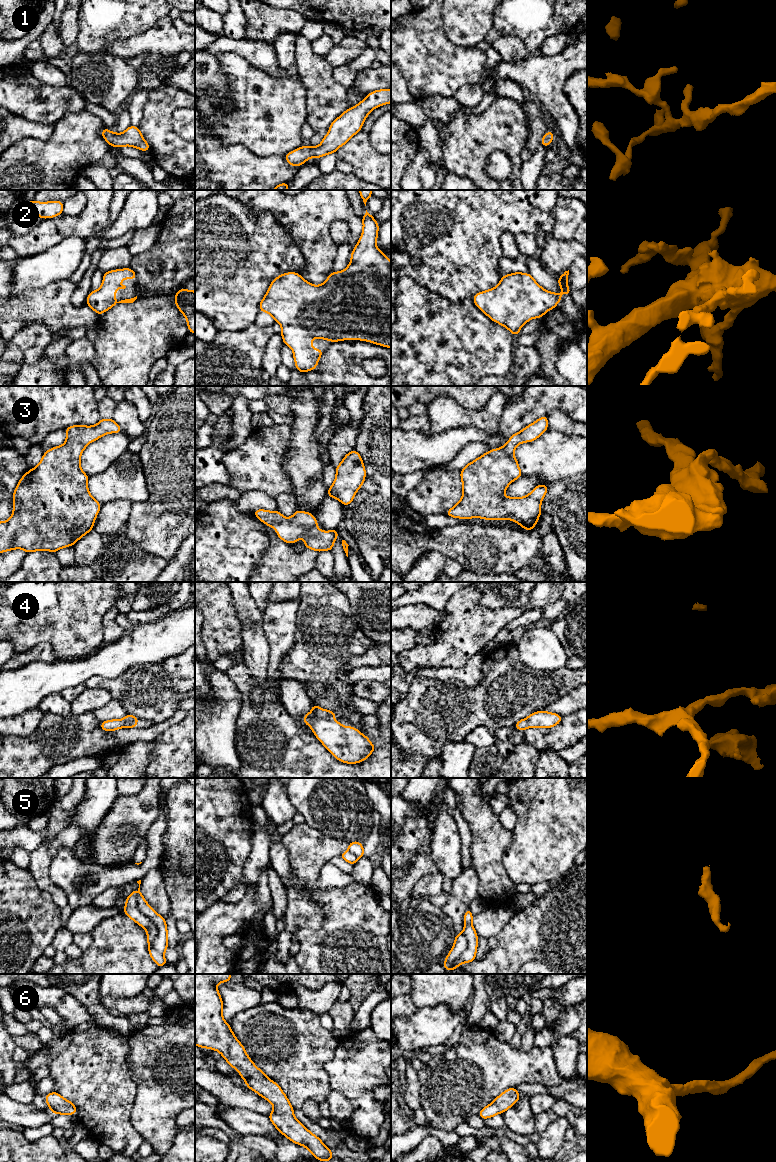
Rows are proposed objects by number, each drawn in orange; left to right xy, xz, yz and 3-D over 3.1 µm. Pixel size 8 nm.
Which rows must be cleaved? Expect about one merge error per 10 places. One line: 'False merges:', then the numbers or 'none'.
False merges: 5

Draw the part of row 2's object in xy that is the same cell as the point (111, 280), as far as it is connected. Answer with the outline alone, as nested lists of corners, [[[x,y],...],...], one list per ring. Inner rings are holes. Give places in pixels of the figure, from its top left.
[[[131,268],[105,272],[100,288],[88,294],[86,299],[87,305],[98,315],[101,315],[117,303],[133,303],[137,299],[137,296],[119,302],[116,301],[115,291],[126,288],[125,285],[120,284],[121,279],[137,279],[137,275]]]

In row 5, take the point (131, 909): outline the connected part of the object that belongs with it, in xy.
[[[132,891],[131,894],[125,899],[126,905],[123,912],[138,925],[147,931],[148,951],[152,960],[158,967],[162,967],[167,964],[167,961],[163,953],[160,953],[152,948],[155,937],[158,933],[157,926],[145,915],[143,915],[138,907],[137,903],[138,892]]]

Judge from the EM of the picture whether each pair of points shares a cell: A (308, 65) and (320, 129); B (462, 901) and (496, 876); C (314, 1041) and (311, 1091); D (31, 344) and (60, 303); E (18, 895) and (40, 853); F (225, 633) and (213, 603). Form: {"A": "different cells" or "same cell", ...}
{"A": "same cell", "B": "different cells", "C": "same cell", "D": "different cells", "E": "different cells", "F": "same cell"}

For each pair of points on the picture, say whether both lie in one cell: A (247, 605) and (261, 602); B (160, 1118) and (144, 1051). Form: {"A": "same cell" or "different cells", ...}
{"A": "different cells", "B": "same cell"}

